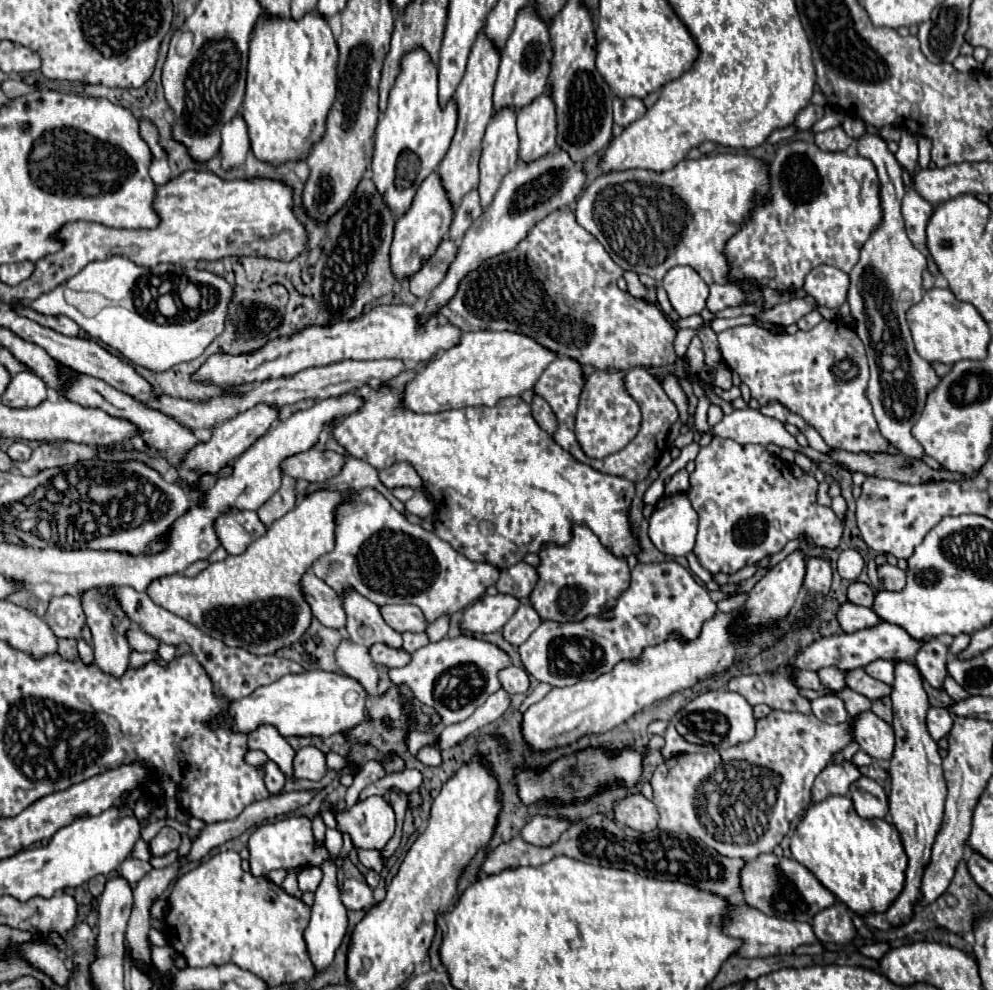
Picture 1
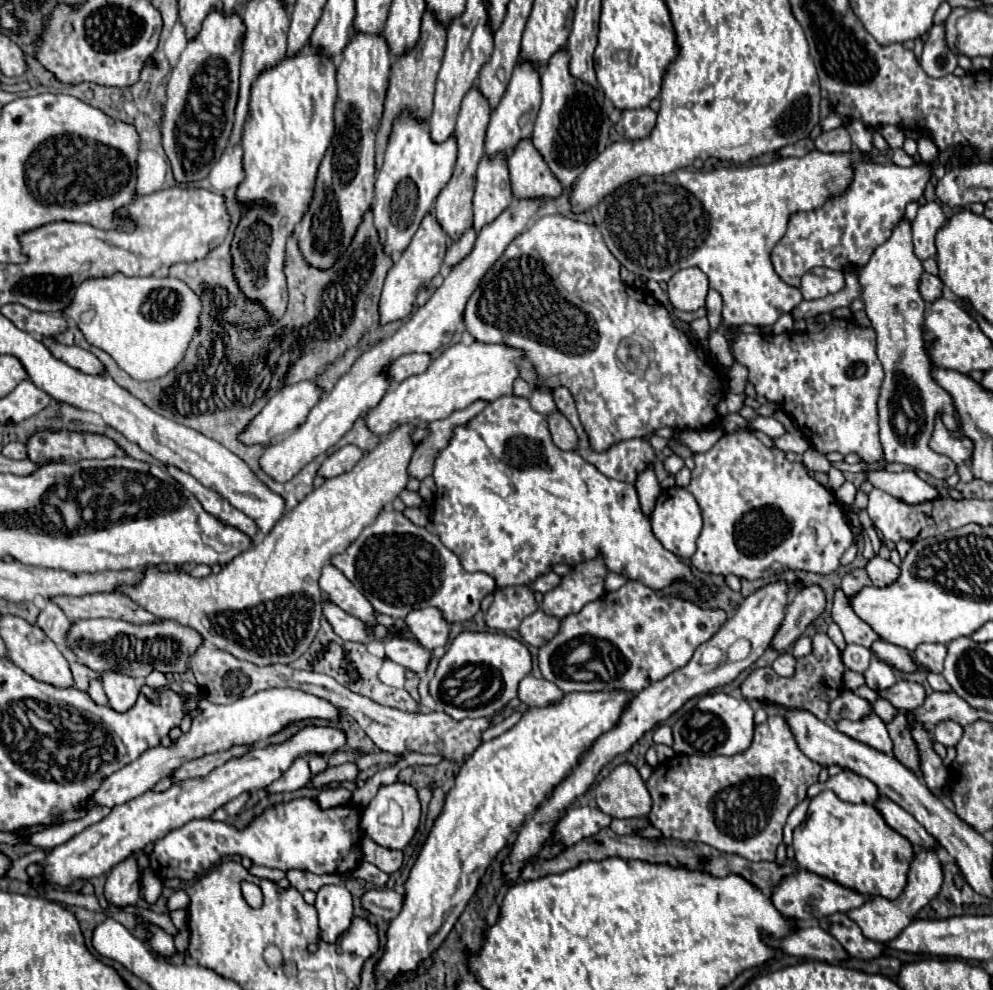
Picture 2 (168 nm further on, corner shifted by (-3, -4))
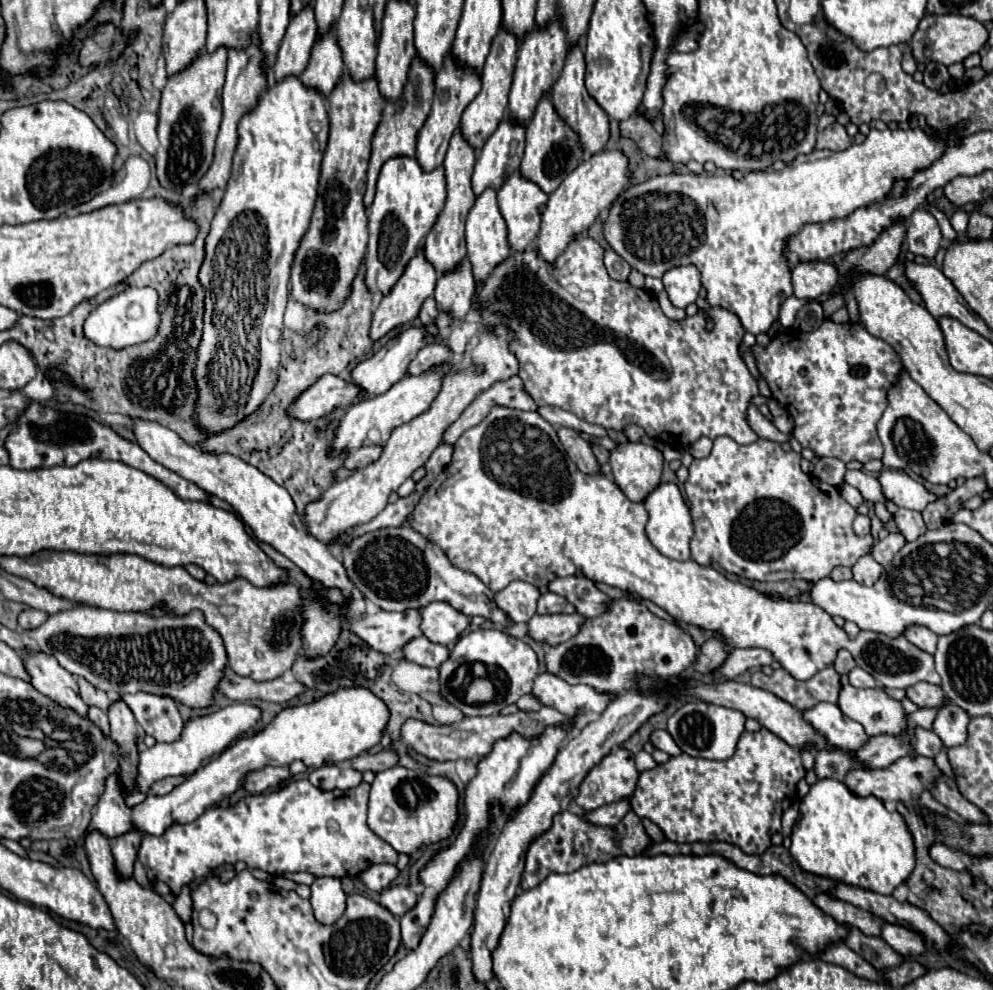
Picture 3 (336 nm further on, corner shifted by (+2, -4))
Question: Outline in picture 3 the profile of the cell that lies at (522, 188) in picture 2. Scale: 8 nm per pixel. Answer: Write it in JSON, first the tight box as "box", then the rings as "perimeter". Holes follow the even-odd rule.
{"box":[497,172,547,252],"perimeter":[[[515,172],[515,174],[511,174],[507,178],[507,182],[497,192],[497,202],[499,202],[501,216],[503,216],[505,224],[507,224],[509,248],[515,250],[515,252],[523,252],[525,248],[531,248],[535,238],[537,238],[539,226],[541,226],[541,212],[543,212],[543,208],[547,204],[547,194],[541,192],[537,184],[525,180],[519,172]]]}

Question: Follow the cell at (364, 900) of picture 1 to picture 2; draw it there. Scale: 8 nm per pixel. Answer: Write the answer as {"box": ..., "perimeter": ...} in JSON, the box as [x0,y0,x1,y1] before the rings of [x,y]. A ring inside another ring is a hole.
{"box":[360,888,402,922],"perimeter":[[[374,888],[374,890],[366,890],[360,896],[360,902],[366,912],[390,922],[390,920],[394,920],[394,916],[398,916],[398,912],[402,908],[402,894],[396,894],[388,888],[386,890]]]}

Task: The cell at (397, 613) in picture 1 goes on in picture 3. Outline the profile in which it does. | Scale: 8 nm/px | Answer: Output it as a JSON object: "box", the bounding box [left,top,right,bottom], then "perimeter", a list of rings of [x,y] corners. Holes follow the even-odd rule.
{"box":[421,602,471,644],"perimeter":[[[431,602],[429,606],[421,608],[421,616],[423,634],[437,644],[455,642],[471,624],[469,616],[457,612],[453,606],[445,602]]]}

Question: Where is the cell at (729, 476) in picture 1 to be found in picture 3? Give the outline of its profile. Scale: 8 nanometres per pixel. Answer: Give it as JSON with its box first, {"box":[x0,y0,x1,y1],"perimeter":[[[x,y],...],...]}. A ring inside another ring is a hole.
{"box":[685,436,873,582],"perimeter":[[[729,436],[715,438],[711,454],[703,460],[693,460],[689,478],[685,480],[685,494],[691,502],[695,524],[695,536],[691,540],[693,560],[705,566],[717,562],[723,570],[749,580],[769,580],[767,574],[771,572],[797,572],[791,578],[815,582],[829,576],[835,566],[853,566],[861,556],[869,554],[873,538],[859,538],[851,528],[857,510],[843,500],[839,488],[805,474],[799,460],[801,456],[797,452],[783,452],[773,440],[759,438],[753,444],[741,446]]]}

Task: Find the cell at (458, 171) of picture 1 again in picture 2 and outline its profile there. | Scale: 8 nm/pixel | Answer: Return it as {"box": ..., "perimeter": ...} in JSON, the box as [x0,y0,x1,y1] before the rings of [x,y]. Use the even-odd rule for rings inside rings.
{"box":[436,86,492,240],"perimeter":[[[478,86],[470,88],[462,100],[462,108],[458,112],[458,122],[456,122],[456,140],[458,140],[458,160],[454,166],[454,174],[448,180],[446,188],[438,194],[436,200],[436,218],[446,230],[446,234],[456,240],[464,234],[464,230],[472,224],[472,196],[474,196],[474,176],[476,176],[476,166],[480,158],[484,156],[484,138],[486,138],[486,128],[490,120],[492,106],[488,104],[486,96],[478,90]]]}

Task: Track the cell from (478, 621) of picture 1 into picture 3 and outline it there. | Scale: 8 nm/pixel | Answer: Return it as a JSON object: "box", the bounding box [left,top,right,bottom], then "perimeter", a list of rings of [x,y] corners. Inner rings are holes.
{"box":[495,580,541,624],"perimeter":[[[515,580],[513,584],[505,586],[501,592],[495,594],[495,602],[503,612],[509,614],[509,618],[515,624],[521,624],[521,622],[525,624],[535,614],[539,596],[541,596],[541,592],[537,586]]]}

